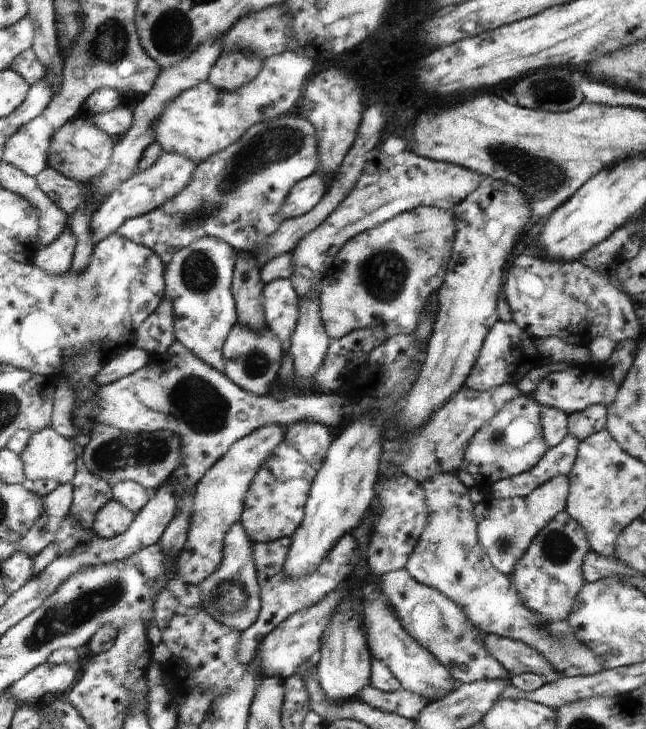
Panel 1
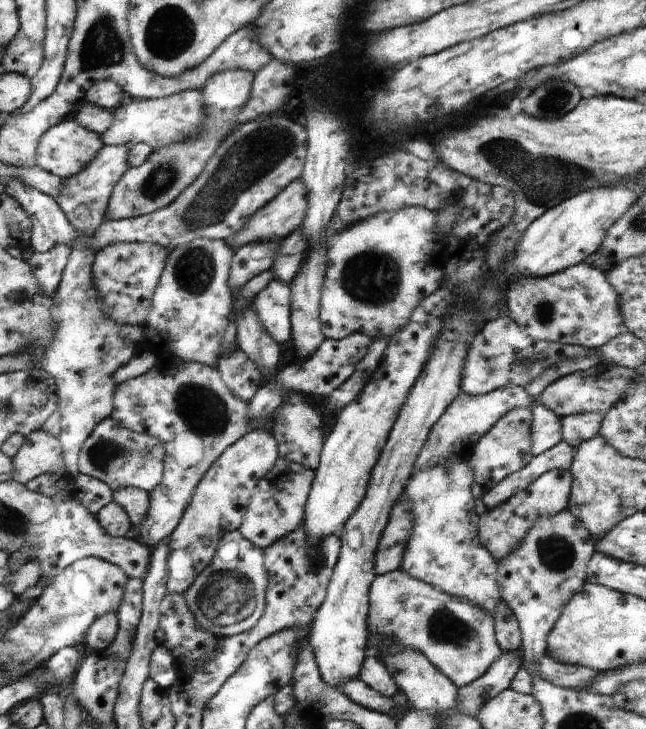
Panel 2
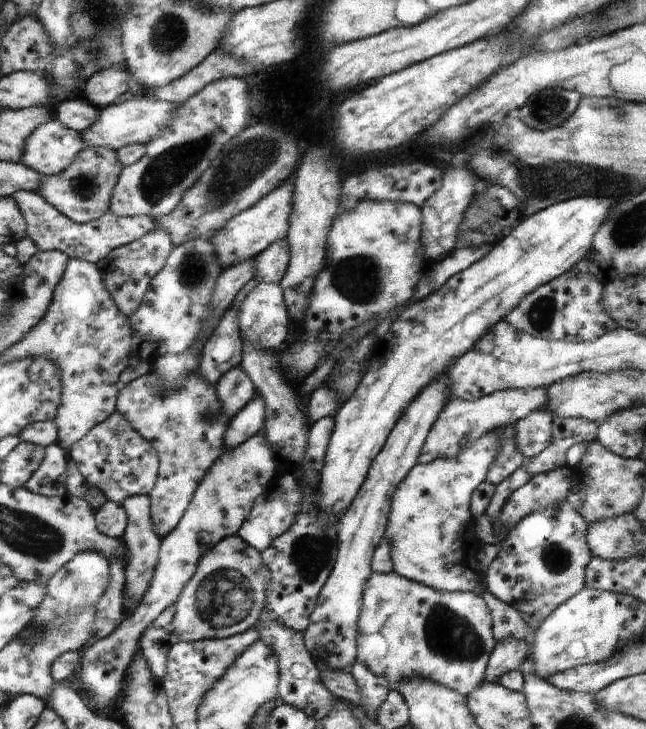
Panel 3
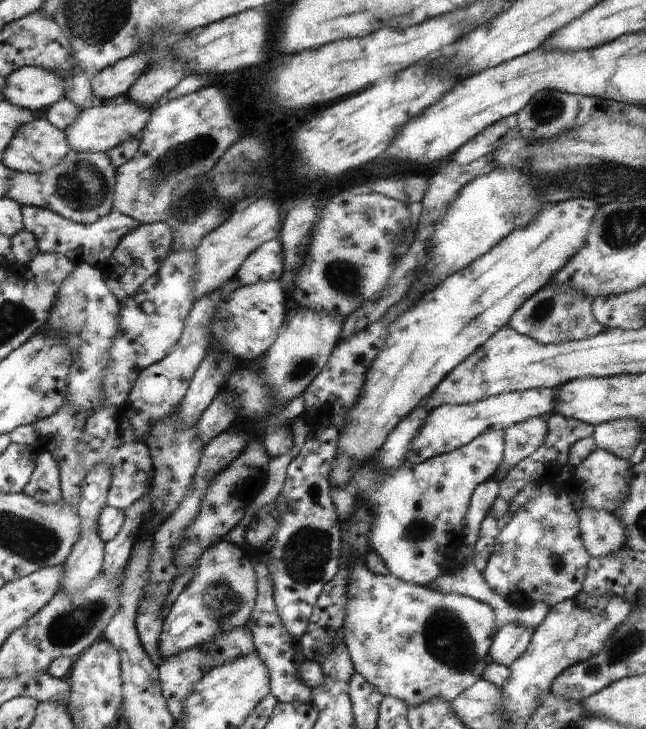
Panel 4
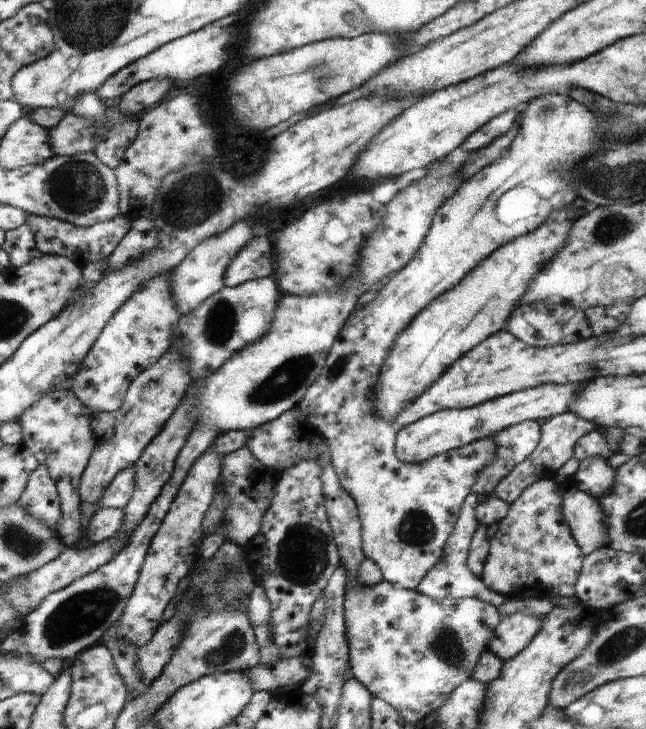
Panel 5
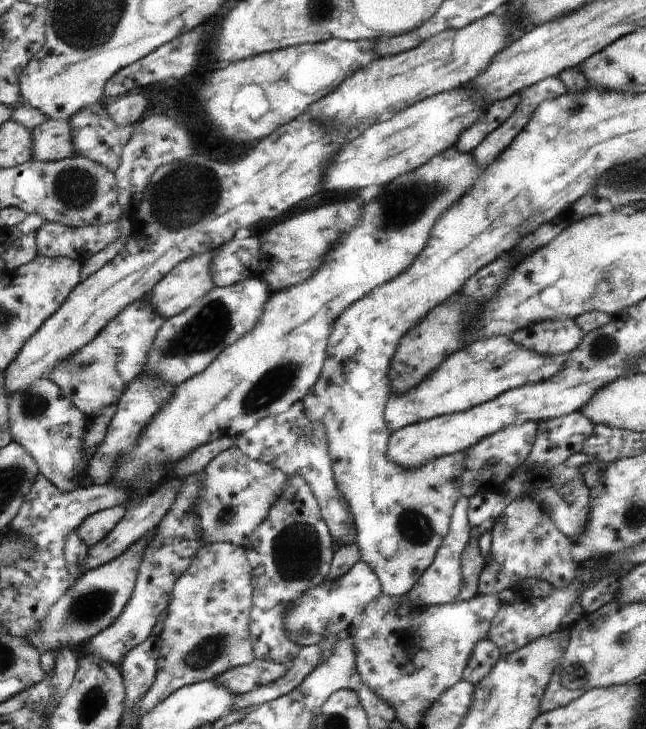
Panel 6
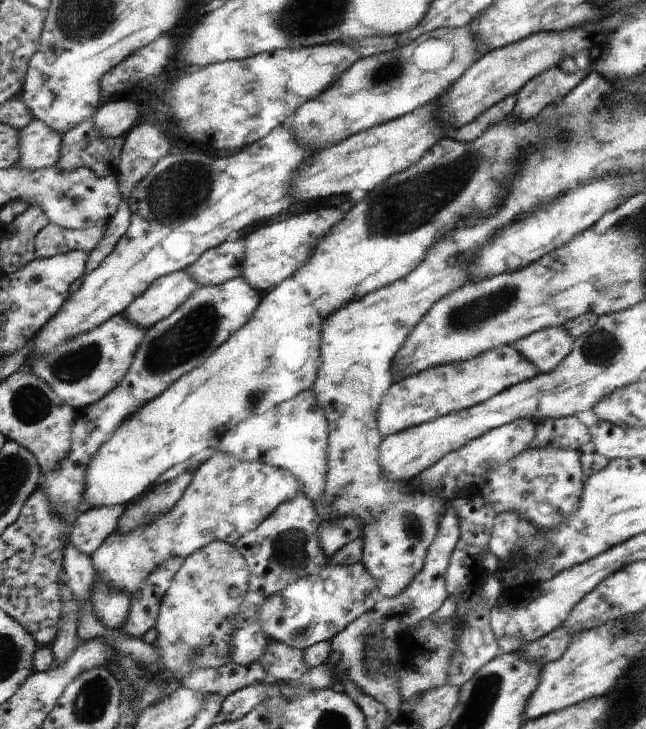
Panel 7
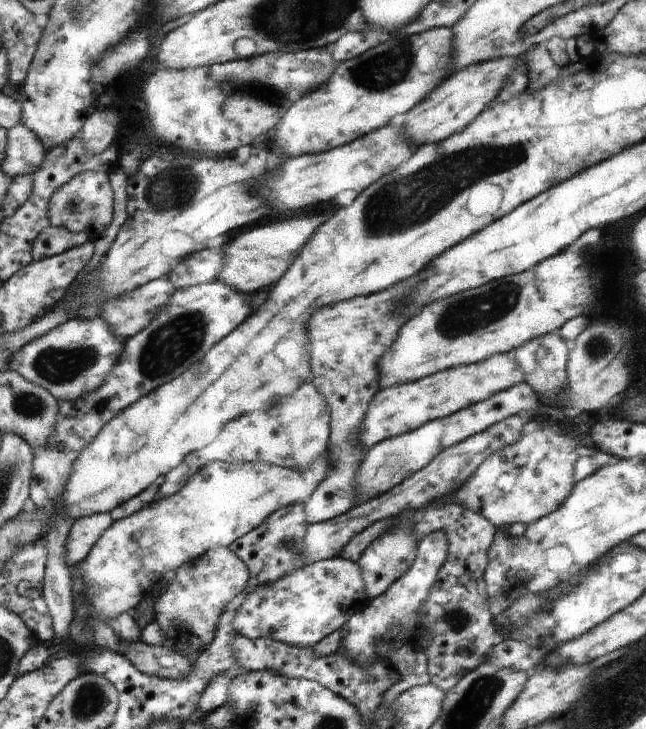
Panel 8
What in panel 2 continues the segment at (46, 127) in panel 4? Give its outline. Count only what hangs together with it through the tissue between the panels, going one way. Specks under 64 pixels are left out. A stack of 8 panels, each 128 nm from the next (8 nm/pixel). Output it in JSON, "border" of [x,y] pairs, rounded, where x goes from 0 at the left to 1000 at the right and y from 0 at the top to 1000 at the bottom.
{"border":[[[118,163],[104,165],[71,181],[63,195],[63,213],[59,226],[101,244],[115,244],[127,239],[152,217],[152,211],[164,203],[164,192],[152,181],[127,173]]]}

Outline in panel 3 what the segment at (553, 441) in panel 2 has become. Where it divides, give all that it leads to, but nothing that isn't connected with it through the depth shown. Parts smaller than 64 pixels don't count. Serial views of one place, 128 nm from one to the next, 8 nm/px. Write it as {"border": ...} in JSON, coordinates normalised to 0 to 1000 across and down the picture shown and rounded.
{"border":[[[845,560],[828,564],[794,583],[794,601],[814,628],[831,626],[853,605],[858,569]]]}

